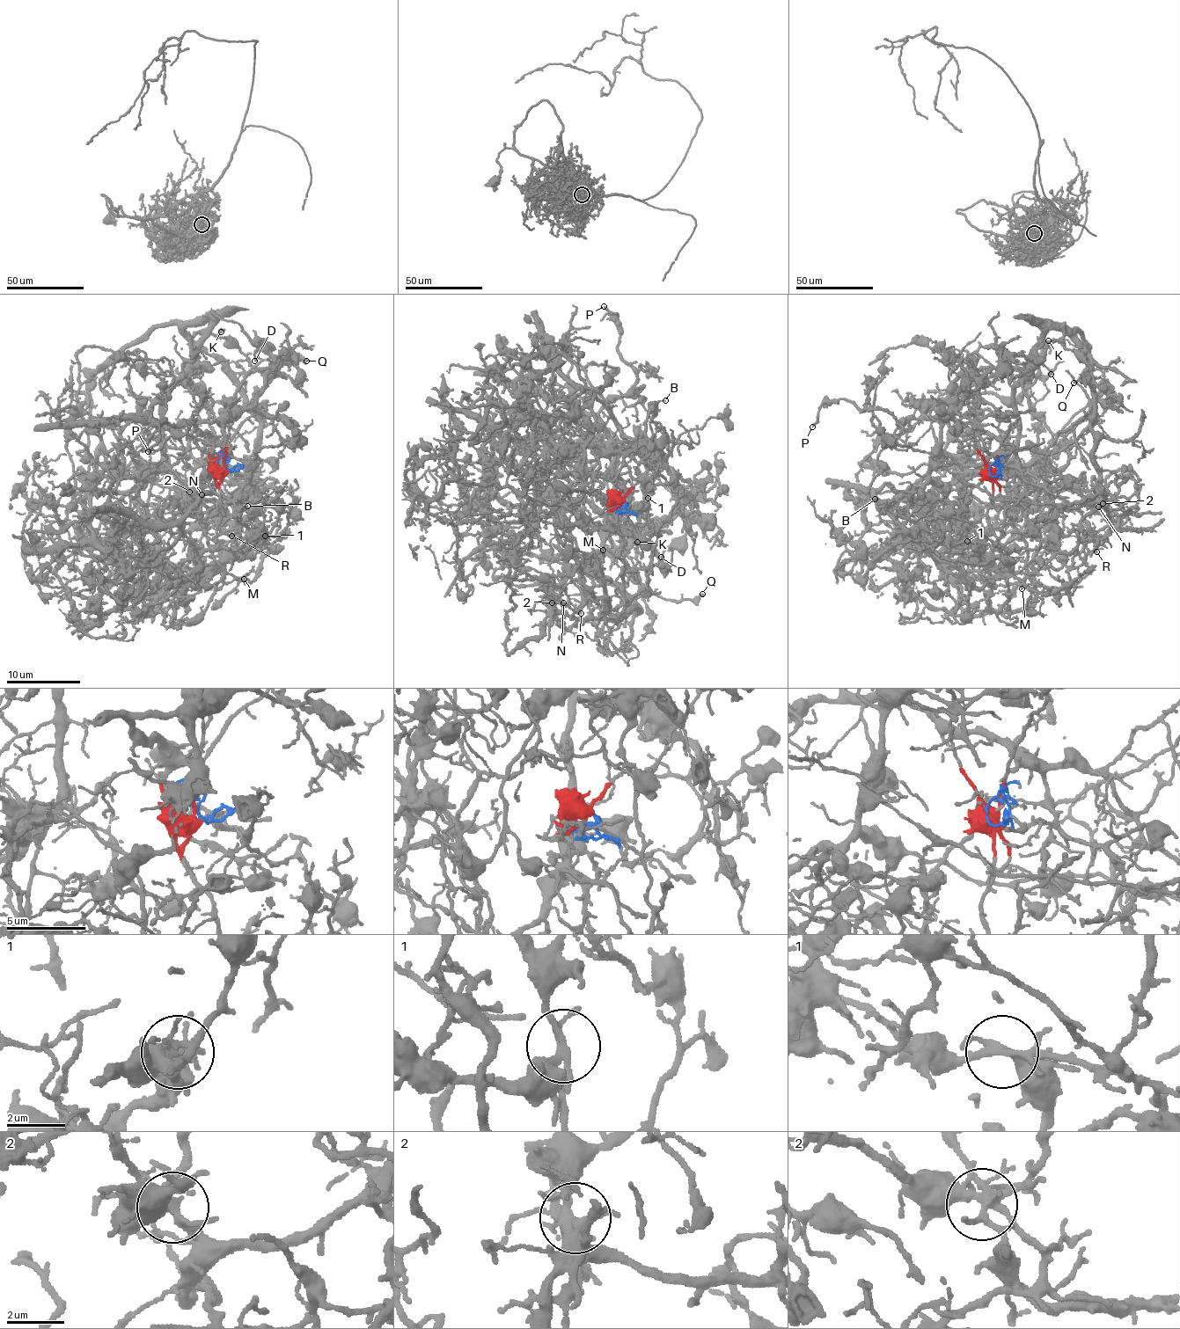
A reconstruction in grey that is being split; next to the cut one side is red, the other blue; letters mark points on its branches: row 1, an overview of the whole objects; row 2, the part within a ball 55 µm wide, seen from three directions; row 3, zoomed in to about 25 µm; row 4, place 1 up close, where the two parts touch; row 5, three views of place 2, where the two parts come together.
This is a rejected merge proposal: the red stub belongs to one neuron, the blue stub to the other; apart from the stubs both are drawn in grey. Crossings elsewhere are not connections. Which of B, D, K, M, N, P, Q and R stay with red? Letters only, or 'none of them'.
B, M, Q, R

